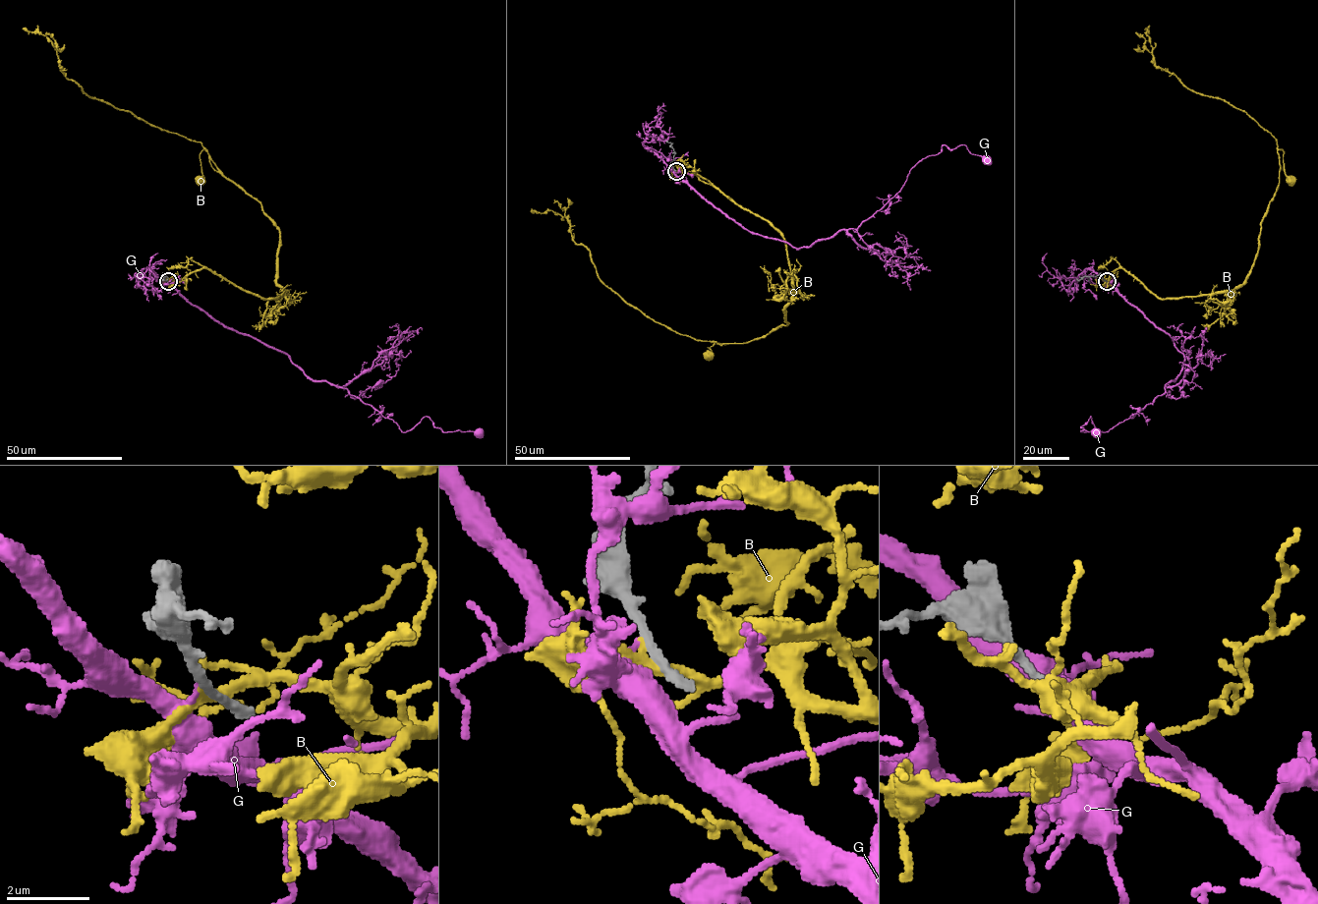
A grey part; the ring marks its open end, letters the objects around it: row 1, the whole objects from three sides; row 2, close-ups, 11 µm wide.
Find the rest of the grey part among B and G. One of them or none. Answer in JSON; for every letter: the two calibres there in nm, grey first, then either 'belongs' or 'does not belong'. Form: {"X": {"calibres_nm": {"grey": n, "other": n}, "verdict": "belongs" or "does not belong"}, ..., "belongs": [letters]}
{"B": {"calibres_nm": {"grey": 280, "other": 240}, "verdict": "does not belong"}, "G": {"calibres_nm": {"grey": 200, "other": 220}, "verdict": "does not belong"}, "belongs": []}

